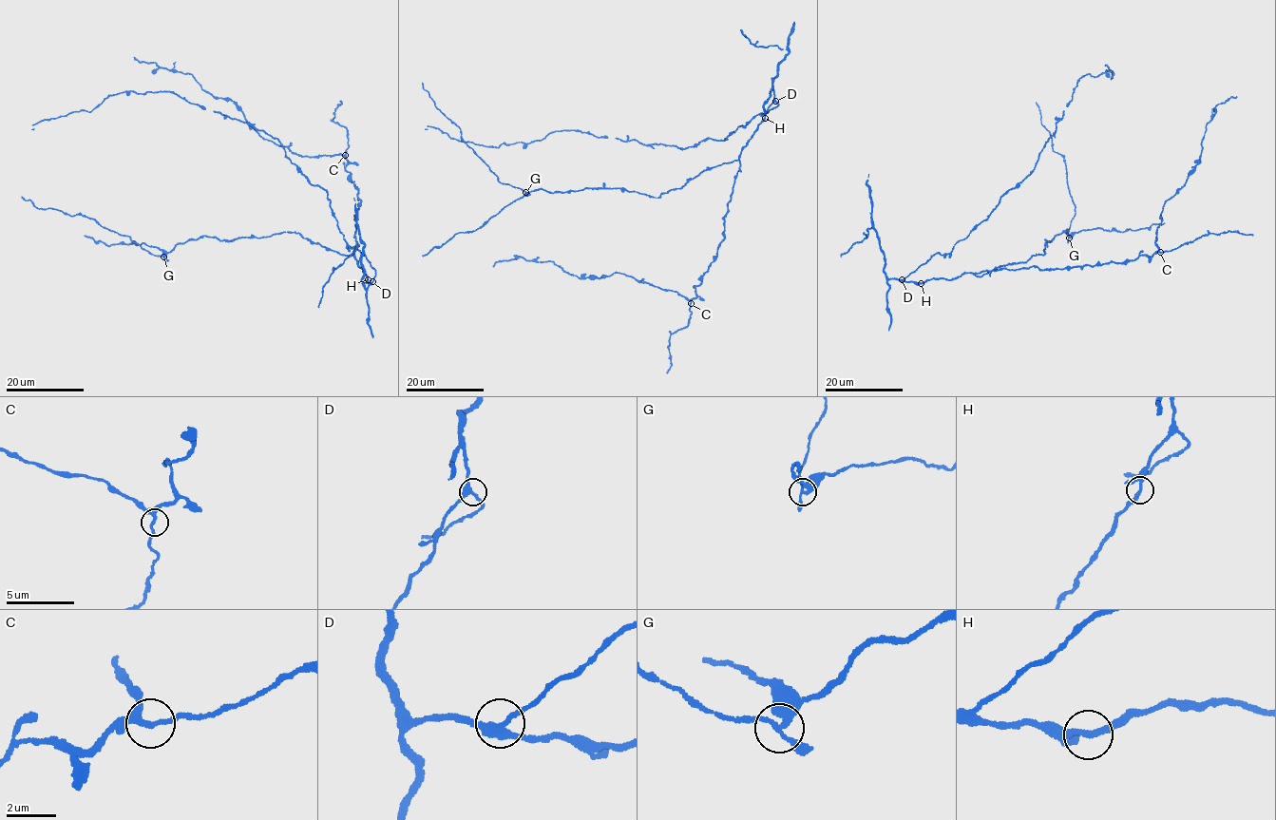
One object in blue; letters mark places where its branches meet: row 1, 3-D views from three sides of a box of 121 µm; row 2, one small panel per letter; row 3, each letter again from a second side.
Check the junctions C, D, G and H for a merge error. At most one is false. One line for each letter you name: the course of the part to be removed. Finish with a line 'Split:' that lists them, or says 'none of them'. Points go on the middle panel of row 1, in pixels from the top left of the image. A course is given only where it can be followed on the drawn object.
G: foreign part runs (525, 193), (500, 183), (497, 176), (461, 138), (460, 128), (441, 112), (422, 82)
Split: G

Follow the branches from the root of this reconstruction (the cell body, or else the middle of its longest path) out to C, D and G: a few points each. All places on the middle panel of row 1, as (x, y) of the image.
C: (765, 117), (739, 156), (740, 169), (724, 218), (724, 239), (701, 283), (694, 286), (696, 296), (691, 303)
D: (765, 117), (767, 108), (775, 101)
G: (765, 117), (737, 161), (703, 170), (680, 188), (658, 198), (615, 187), (552, 193), (541, 188), (525, 193)

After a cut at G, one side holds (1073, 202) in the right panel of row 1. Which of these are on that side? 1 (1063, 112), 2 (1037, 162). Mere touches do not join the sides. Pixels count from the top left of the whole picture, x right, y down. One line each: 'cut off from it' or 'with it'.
1: cut off from it
2: cut off from it

